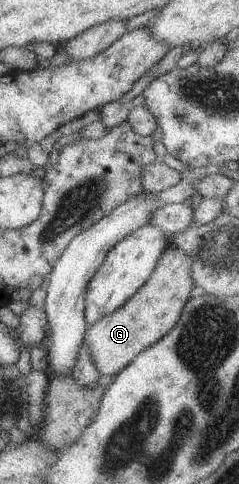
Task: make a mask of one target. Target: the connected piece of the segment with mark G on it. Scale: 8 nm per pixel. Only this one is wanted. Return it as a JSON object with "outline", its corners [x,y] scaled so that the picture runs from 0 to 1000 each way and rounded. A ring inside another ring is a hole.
{"outline":[[[736,508],[686,514],[623,576],[502,636],[372,674],[351,713],[372,715],[402,760],[473,779],[527,760],[607,719],[686,698],[753,661],[778,622],[820,605],[799,568],[808,537]]]}

